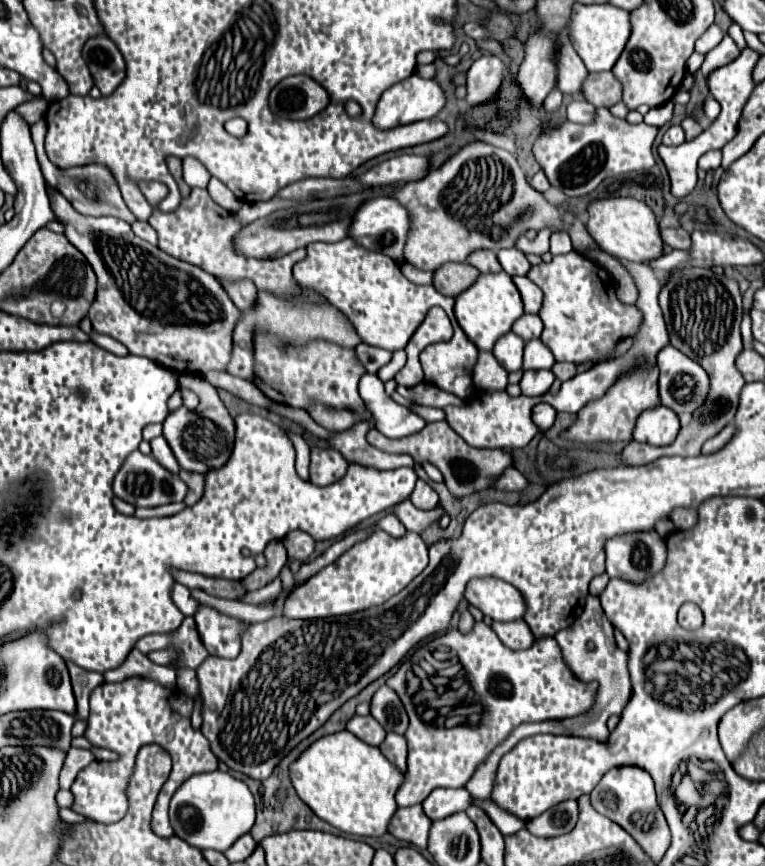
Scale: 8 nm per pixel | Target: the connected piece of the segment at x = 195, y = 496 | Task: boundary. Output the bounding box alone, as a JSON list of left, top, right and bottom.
[178,470,204,506]

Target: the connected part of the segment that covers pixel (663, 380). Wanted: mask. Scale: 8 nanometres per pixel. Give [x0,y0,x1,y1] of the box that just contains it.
[658,344,708,414]

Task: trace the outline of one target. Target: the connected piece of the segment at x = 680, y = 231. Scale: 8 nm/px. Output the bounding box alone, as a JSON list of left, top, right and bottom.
[660,228,690,250]

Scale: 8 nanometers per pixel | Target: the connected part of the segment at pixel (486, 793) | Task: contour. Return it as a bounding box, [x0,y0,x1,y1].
[464,594,632,800]

